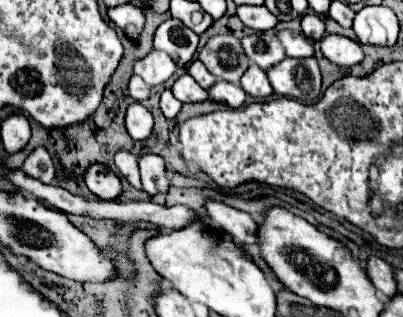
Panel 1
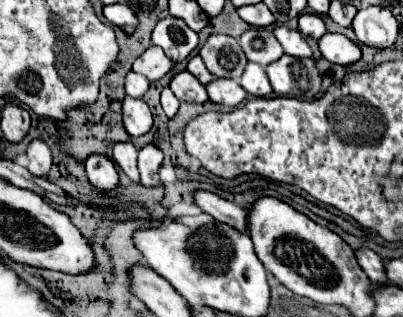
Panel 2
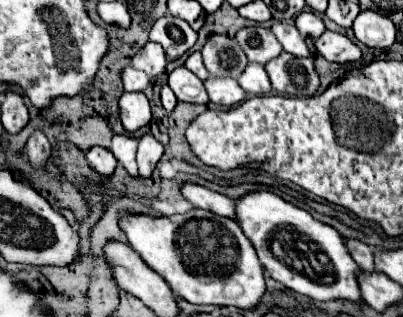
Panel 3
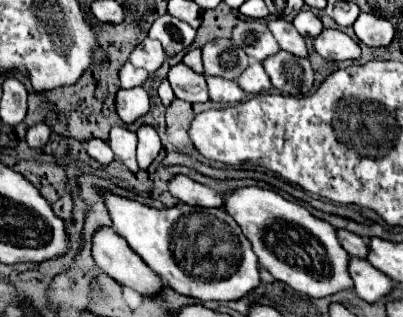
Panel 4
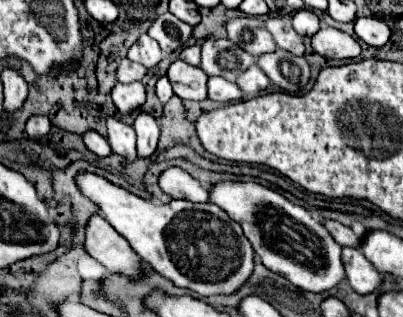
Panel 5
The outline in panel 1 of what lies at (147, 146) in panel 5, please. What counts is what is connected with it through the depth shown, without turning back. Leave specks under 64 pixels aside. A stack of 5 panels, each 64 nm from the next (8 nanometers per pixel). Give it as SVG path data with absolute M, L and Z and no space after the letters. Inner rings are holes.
M146 154L140 158L140 176L142 176L142 186L144 192L150 196L156 194L166 194L170 188L170 182L166 178L166 164L162 160L162 156L156 154Z

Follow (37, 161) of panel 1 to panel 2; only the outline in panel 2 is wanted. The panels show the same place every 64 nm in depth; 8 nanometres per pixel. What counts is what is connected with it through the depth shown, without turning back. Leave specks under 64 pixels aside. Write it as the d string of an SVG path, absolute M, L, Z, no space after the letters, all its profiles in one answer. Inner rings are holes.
M34 140L34 142L30 142L26 156L30 160L28 162L30 174L40 176L40 178L48 178L48 172L50 172L50 166L52 166L50 148L42 140Z

